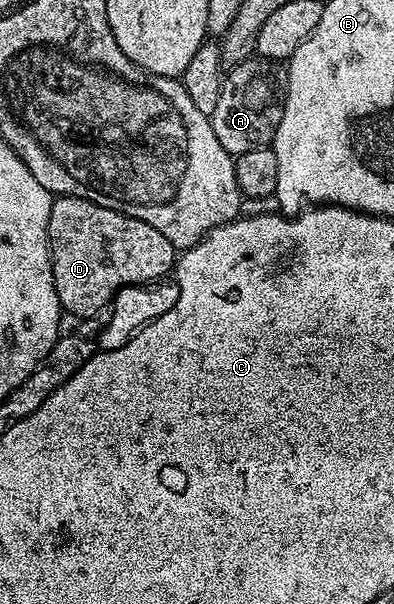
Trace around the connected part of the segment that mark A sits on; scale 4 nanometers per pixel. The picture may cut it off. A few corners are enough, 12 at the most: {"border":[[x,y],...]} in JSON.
{"border":[[278,61],[230,66],[210,115],[233,155],[270,146],[285,115]]}

